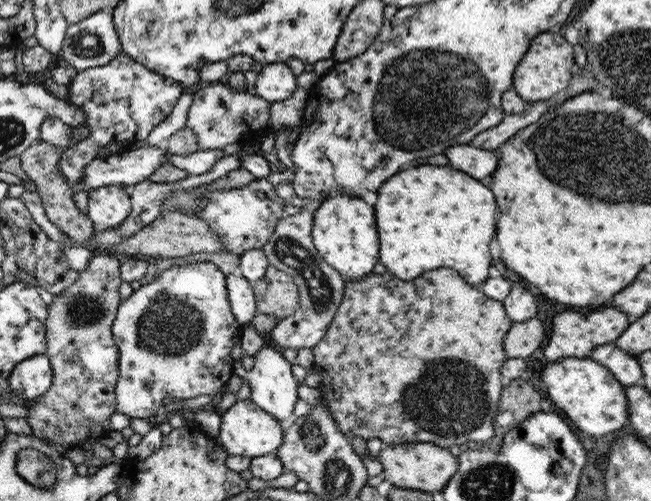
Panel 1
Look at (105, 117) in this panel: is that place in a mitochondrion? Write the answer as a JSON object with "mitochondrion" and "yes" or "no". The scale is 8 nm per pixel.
{"mitochondrion":"no"}

